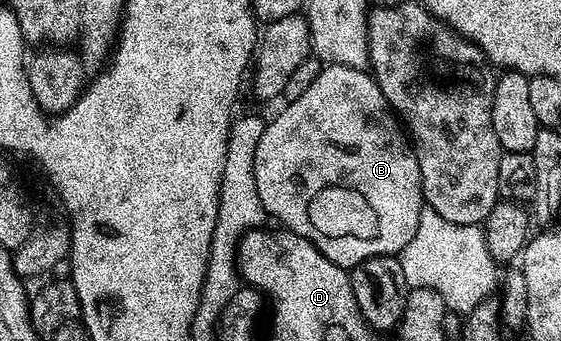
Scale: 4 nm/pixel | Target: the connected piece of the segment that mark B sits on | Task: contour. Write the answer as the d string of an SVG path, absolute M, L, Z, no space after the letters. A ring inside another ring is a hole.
M336 64L326 65L320 72L319 76L315 76L314 83L311 84L311 88L307 88L307 92L303 92L303 96L292 99L277 115L274 116L273 122L271 121L266 125L263 136L259 140L259 148L255 148L255 188L259 188L259 200L263 204L266 215L270 219L278 218L280 225L284 229L291 231L293 234L303 236L311 244L315 244L319 248L319 252L323 252L323 256L327 256L327 260L331 260L336 266L344 266L346 268L352 268L357 266L363 260L368 258L374 258L380 254L391 254L394 256L400 255L401 249L403 249L407 243L411 240L411 236L415 236L415 228L419 228L419 216L425 206L425 197L423 196L423 188L421 187L421 173L419 172L419 160L415 156L410 139L407 137L406 131L403 129L402 123L399 121L398 115L395 113L389 101L383 96L383 92L379 88L376 78L373 77L372 73L366 72L365 70L356 70L350 66L339 66Z

